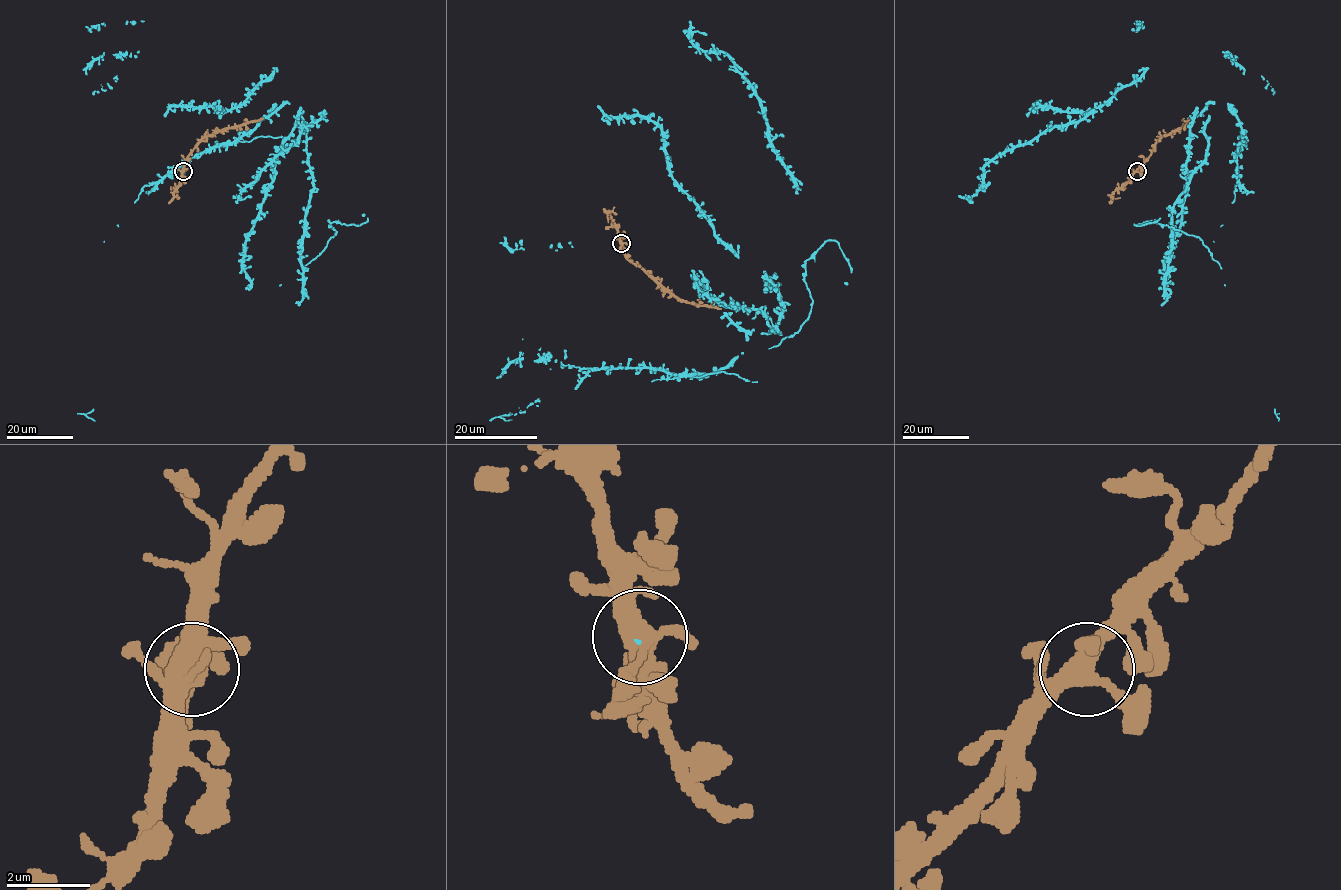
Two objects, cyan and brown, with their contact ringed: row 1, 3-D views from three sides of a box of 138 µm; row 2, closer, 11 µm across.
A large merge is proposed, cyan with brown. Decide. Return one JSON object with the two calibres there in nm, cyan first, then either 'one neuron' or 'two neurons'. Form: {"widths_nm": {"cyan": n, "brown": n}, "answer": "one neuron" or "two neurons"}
{"widths_nm": {"cyan": 50, "brown": 420}, "answer": "one neuron"}

